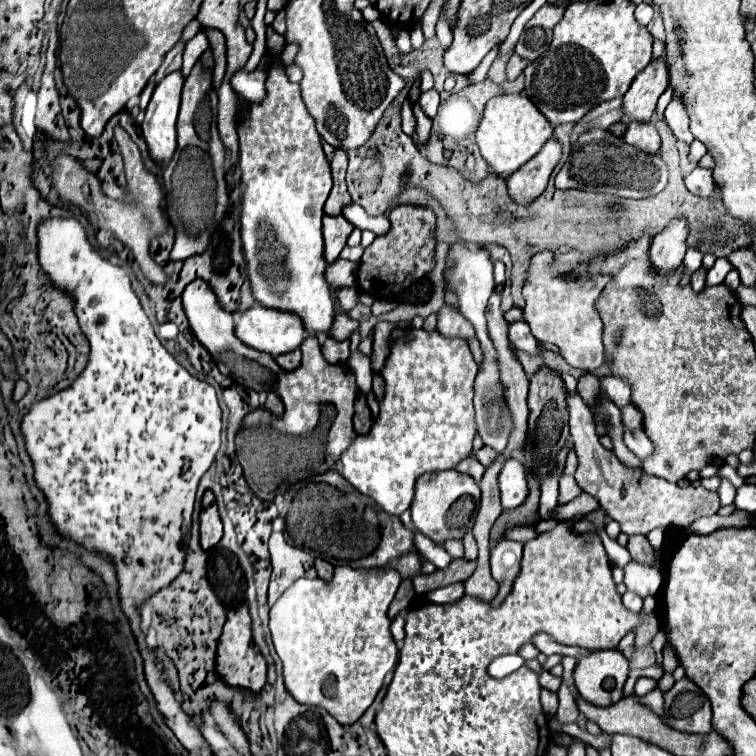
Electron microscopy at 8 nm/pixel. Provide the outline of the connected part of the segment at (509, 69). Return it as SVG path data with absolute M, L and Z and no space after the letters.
M514 53L506 64L506 78L514 80L526 68L526 64L528 64L526 60Z

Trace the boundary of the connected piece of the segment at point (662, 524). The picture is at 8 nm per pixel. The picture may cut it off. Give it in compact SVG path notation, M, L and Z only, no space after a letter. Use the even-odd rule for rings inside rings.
M568 396L568 410L570 410L570 438L574 442L574 450L576 450L576 456L578 456L578 470L576 470L574 478L576 478L578 486L582 490L586 490L588 494L592 494L600 502L600 506L608 512L608 516L614 518L620 524L622 532L632 536L632 534L648 534L654 528L670 528L670 526L688 528L694 520L698 520L702 516L714 516L718 512L720 500L718 500L716 492L710 492L702 486L692 486L692 484L686 486L686 488L680 488L678 484L670 484L664 478L646 474L642 468L628 468L626 464L622 464L614 456L612 450L606 450L598 442L598 434L594 430L590 408L586 406L586 402L580 396Z

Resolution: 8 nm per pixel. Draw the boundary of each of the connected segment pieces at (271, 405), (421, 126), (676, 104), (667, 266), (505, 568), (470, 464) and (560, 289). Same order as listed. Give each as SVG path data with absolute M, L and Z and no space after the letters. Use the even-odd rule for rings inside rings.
M268 394L266 402L264 402L264 408L268 412L272 412L274 416L282 416L284 414L284 404L282 404L282 400L276 394Z
M412 104L412 112L416 116L416 136L420 142L428 140L428 132L430 132L430 126L432 126L432 120L420 110L418 104Z
M672 100L664 112L664 118L668 122L668 126L672 128L674 136L686 144L692 144L694 136L690 132L690 120L688 120L688 114L684 112L684 104L680 104L680 100Z
M684 216L672 218L652 240L650 262L660 272L668 274L682 264L686 254L686 238L688 238L688 220Z
M502 540L490 556L490 566L492 566L492 576L498 582L500 590L496 594L496 598L490 602L494 608L500 606L506 598L506 594L510 592L516 576L520 574L520 562L522 562L522 542L510 542L510 540Z
M468 456L468 460L464 460L464 462L458 466L458 472L472 474L474 480L480 480L482 474L484 474L484 466L476 460L476 456Z
M538 252L532 258L532 268L522 290L526 308L524 322L528 322L534 338L554 344L560 348L560 354L570 366L596 370L604 364L604 346L602 346L602 320L594 308L594 300L600 296L600 290L608 284L608 276L592 278L586 284L568 282L564 274L556 274L550 268L552 254Z

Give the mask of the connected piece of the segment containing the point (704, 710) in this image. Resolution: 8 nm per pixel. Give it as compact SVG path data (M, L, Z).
M678 680L670 692L664 694L666 724L690 734L712 732L712 706L708 696L690 680Z

